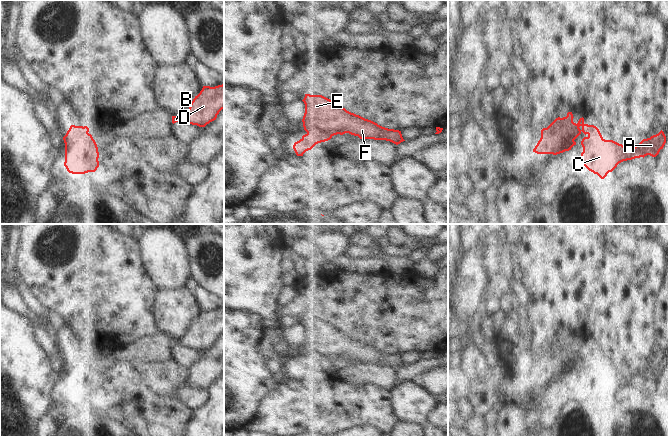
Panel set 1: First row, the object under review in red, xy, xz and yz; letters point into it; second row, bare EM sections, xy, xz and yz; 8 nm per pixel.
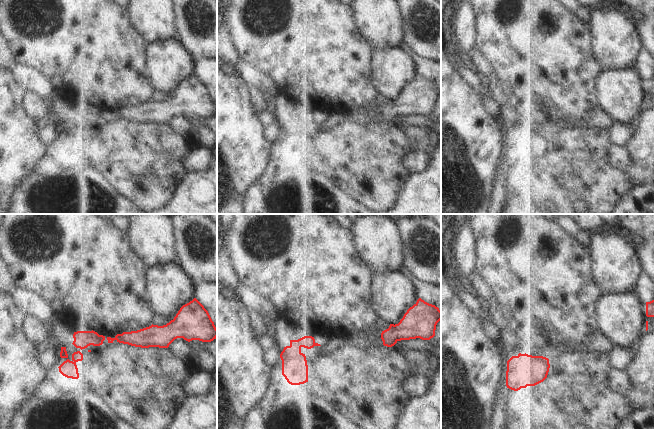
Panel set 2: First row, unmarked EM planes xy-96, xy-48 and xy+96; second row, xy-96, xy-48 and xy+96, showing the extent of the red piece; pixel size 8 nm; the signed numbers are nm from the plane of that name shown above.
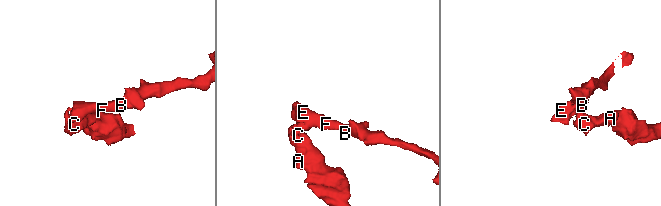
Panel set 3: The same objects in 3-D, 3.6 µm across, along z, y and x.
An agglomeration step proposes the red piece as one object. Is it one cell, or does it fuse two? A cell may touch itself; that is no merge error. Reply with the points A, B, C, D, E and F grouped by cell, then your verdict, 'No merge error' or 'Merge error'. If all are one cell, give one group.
Groups: A C / B D E F. Merge error

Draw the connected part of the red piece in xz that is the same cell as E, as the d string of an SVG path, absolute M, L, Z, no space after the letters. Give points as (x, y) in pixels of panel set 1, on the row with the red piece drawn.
M305 94L302 101L305 104L302 122L307 132L302 139L306 151L318 143L330 140L334 135L345 133L360 139L386 140L396 145L405 141L401 131L382 127L351 113L322 95Z

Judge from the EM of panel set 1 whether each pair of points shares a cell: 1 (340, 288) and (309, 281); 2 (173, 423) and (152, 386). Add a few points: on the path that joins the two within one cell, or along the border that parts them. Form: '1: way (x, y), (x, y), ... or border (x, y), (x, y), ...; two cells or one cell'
1: way (332, 287), (317, 287); one cell
2: way (164, 414), (161, 411), (161, 406), (152, 395); one cell

